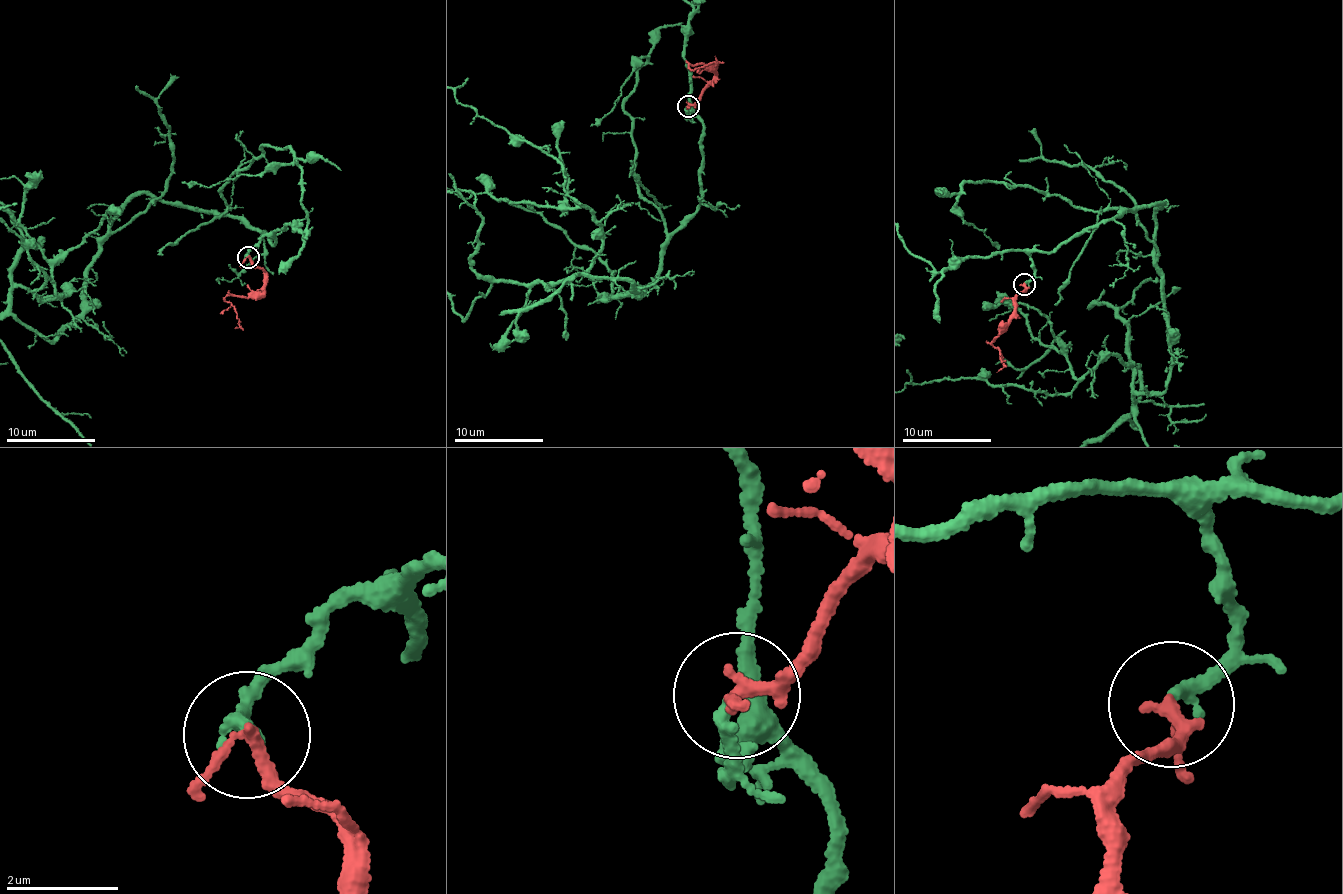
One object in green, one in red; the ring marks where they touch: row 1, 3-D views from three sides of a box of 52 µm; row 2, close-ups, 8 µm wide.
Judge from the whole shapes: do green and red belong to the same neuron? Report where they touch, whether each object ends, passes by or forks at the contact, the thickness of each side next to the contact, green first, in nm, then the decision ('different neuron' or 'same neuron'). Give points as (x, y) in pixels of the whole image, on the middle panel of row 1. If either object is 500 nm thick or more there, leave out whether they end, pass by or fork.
at (688, 106); green ends there; red passes by; 240 nm thick on the green side, 200 nm on the other; same neuron

